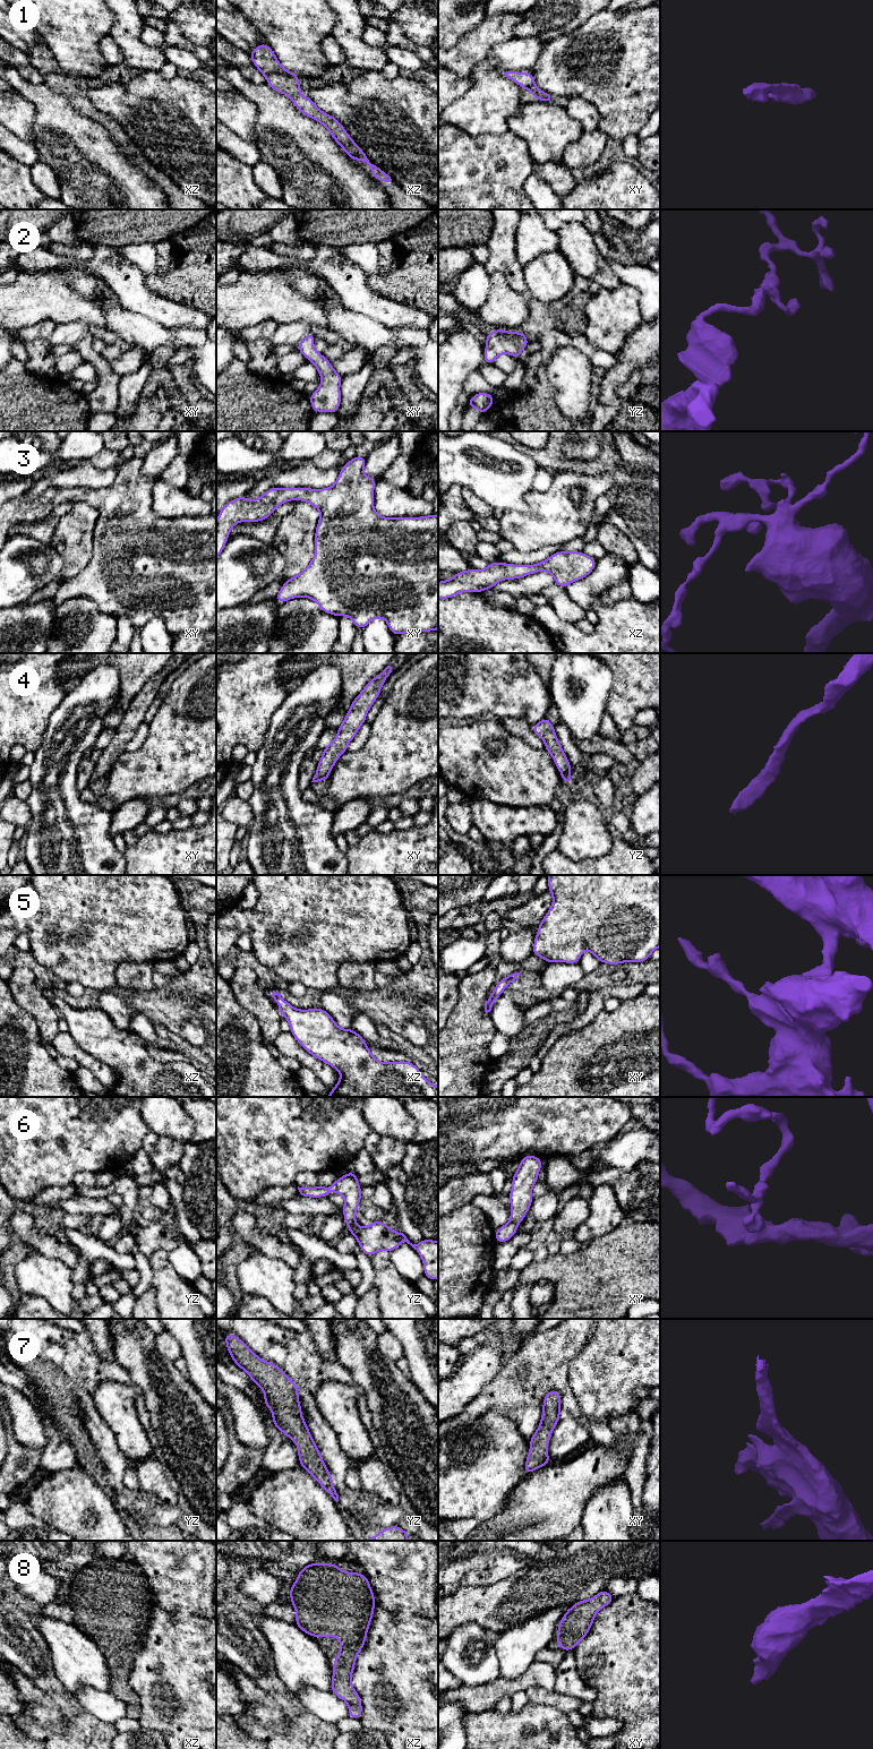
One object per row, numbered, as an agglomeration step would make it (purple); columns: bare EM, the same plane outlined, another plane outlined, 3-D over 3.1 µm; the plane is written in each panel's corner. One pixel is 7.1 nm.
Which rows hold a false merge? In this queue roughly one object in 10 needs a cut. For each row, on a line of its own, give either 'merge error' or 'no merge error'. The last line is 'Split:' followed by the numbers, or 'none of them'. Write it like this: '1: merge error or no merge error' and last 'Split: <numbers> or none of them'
1: no merge error
2: no merge error
3: no merge error
4: no merge error
5: no merge error
6: no merge error
7: no merge error
8: no merge error
Split: none of them

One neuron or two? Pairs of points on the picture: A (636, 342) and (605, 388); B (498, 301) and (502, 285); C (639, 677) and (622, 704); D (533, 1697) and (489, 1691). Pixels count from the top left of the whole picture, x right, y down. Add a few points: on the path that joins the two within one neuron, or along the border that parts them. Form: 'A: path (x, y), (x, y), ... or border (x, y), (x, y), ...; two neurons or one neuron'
A: path (635, 353), (614, 377); one neuron
B: path (499, 298), (499, 289); one neuron
C: path (634, 684), (633, 689), (626, 697); one neuron
D: border (553, 1690), (531, 1687), (527, 1691); two neurons

